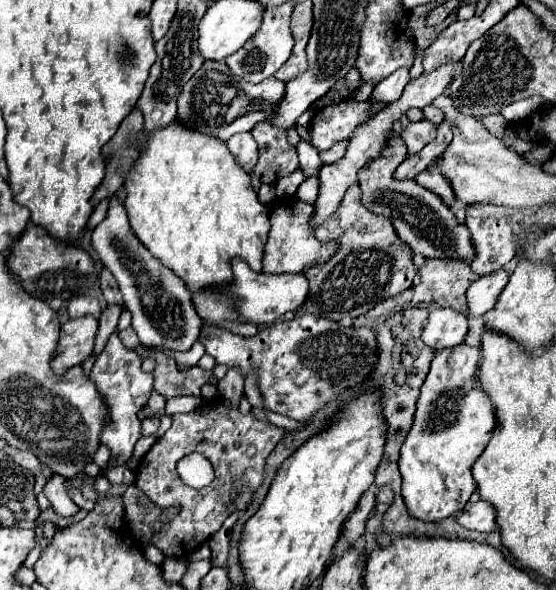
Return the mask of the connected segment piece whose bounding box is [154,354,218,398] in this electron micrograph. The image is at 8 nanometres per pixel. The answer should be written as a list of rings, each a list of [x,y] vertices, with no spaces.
[[[156,354],[156,370],[154,370],[154,390],[160,392],[164,398],[174,398],[182,394],[200,396],[200,386],[206,382],[218,382],[212,370],[202,370],[198,366],[192,368],[178,368],[178,364],[164,356]]]

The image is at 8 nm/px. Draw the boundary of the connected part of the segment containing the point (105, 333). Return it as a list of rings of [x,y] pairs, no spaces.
[[[106,306],[106,310],[100,316],[100,328],[96,334],[96,346],[94,346],[94,354],[100,354],[100,350],[104,348],[106,340],[110,338],[110,334],[116,332],[116,324],[118,324],[118,316],[120,316],[122,308],[116,306]]]

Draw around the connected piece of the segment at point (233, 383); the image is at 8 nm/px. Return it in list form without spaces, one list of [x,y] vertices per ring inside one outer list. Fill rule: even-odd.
[[[230,368],[228,374],[218,382],[218,392],[222,394],[222,398],[234,400],[234,404],[238,404],[238,400],[244,394],[244,376],[242,376],[242,372],[238,372],[238,368]]]

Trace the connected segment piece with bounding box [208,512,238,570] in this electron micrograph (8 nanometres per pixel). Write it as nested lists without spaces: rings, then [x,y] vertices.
[[[234,512],[232,516],[228,516],[228,520],[222,524],[222,528],[208,540],[208,546],[212,550],[212,566],[218,566],[218,568],[224,568],[228,570],[228,564],[226,564],[226,558],[228,558],[228,548],[230,548],[230,536],[232,536],[232,526],[236,524],[238,520],[238,512]]]

